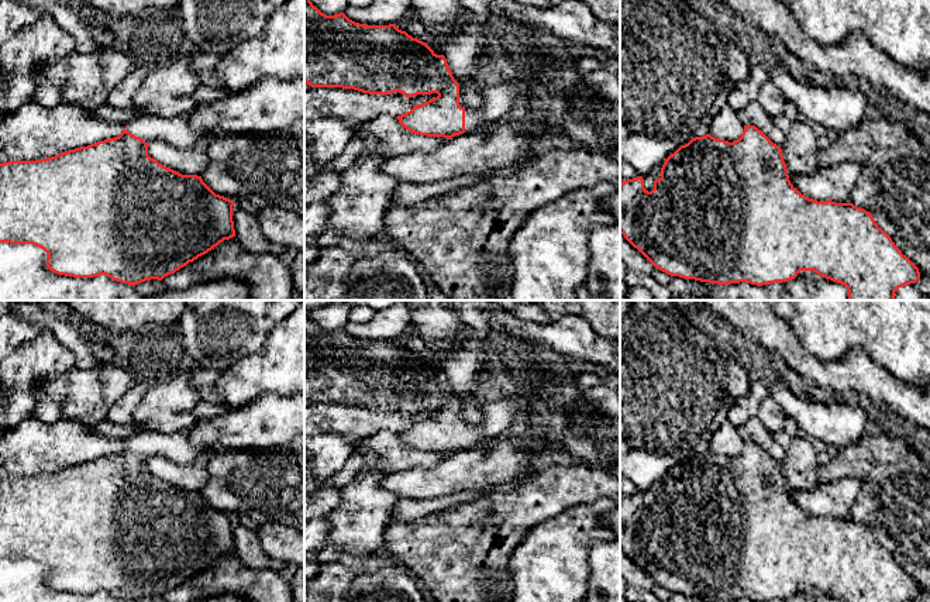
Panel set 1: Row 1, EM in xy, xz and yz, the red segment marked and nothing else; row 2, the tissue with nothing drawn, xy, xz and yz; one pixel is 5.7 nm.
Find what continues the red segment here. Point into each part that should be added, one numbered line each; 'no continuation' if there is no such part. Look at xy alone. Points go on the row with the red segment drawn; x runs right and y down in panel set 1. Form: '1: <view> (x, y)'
1: xy (178, 131)

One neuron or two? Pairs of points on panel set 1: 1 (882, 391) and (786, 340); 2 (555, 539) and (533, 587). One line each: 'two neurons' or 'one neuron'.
1: one neuron
2: one neuron

